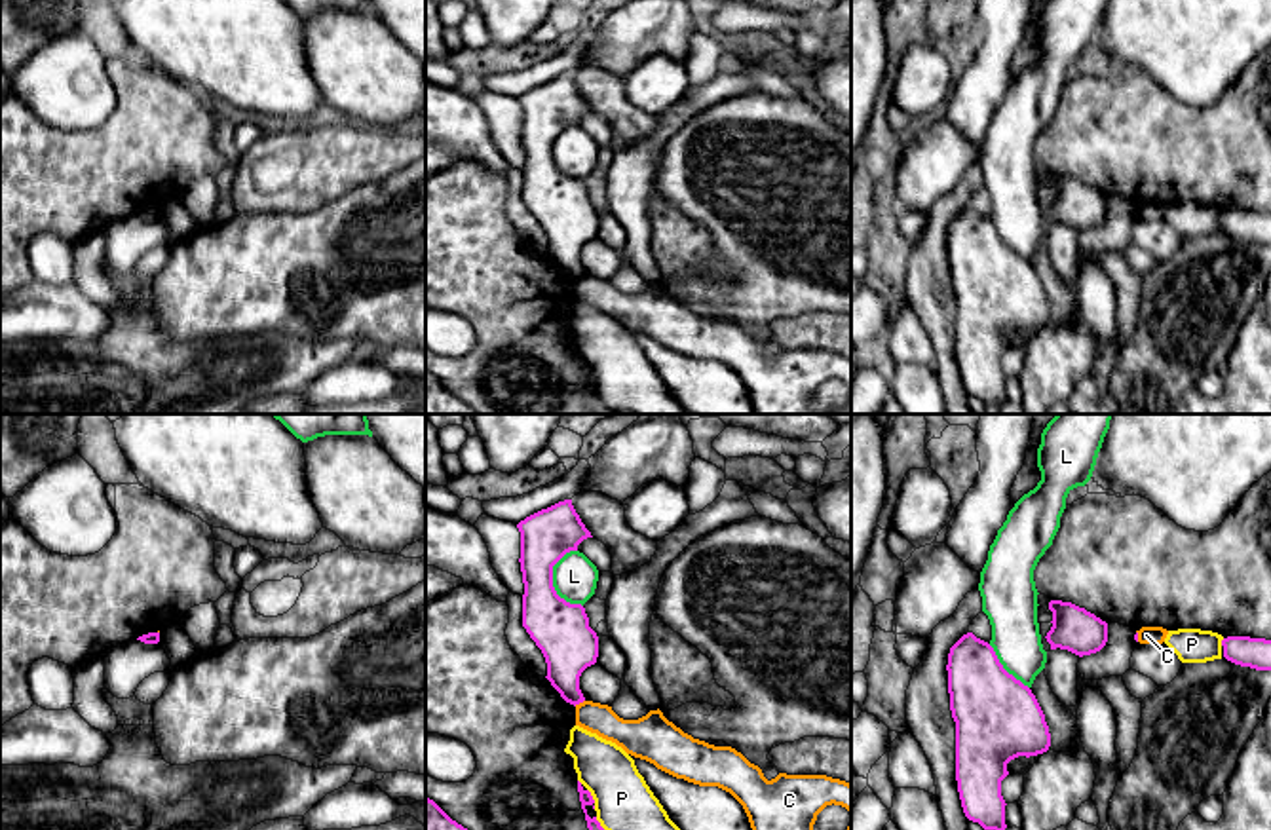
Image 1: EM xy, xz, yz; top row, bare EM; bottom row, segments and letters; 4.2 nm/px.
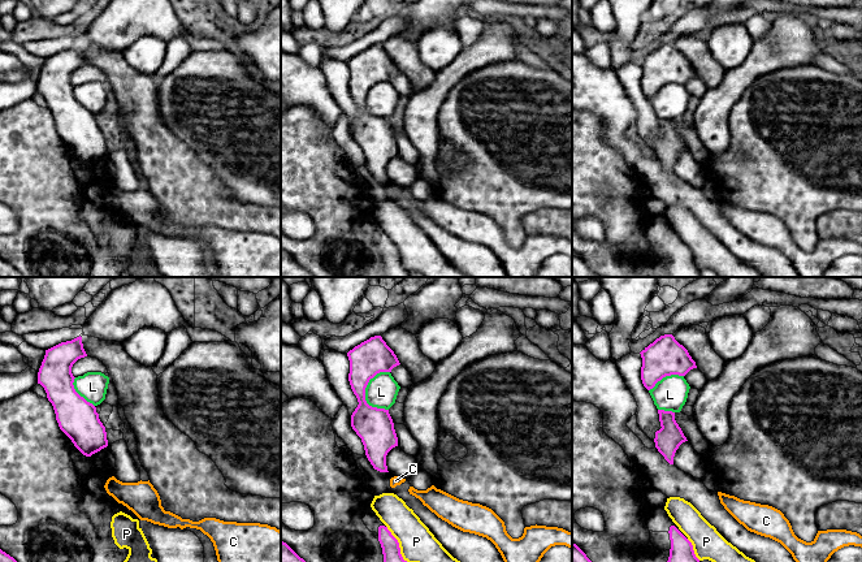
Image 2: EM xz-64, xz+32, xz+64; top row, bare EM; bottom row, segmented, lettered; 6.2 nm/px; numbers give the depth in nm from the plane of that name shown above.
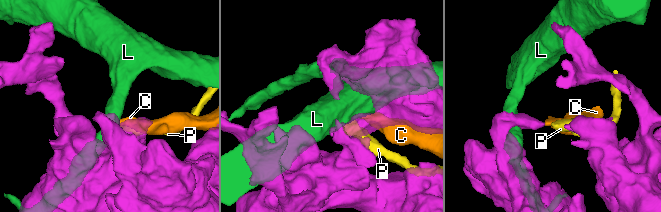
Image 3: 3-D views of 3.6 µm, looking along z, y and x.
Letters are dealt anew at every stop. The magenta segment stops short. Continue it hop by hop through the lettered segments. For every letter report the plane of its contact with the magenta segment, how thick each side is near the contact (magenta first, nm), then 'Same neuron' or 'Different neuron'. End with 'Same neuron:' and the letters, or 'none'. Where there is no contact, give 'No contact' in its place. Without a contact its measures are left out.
C: Touches magenta in xz. Thickness 220 nm (magenta) against 130 nm. Different neuron
L: Touches magenta in xz. Thickness 240 nm (magenta) against 190 nm. Different neuron
P: Touches magenta in xz. Thickness 80 nm (magenta) against 260 nm. Different neuron
Same neuron: none

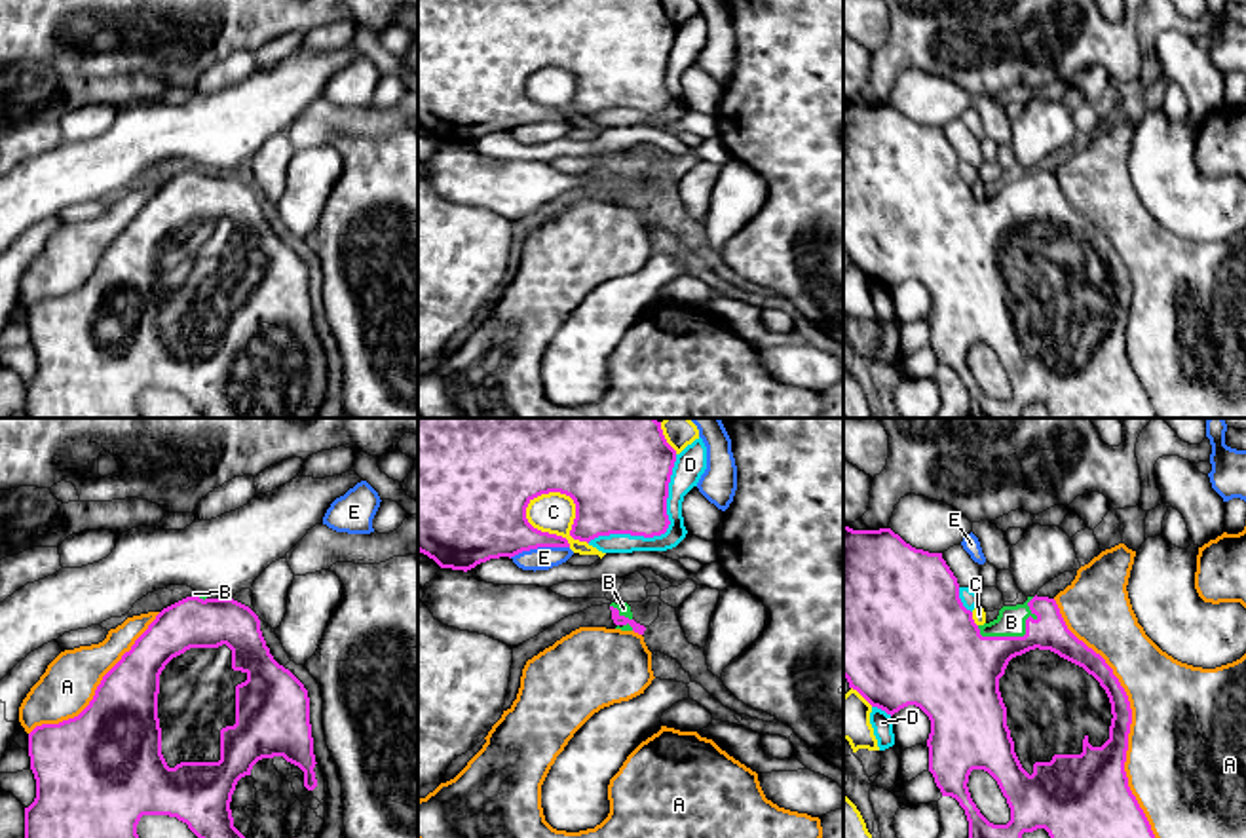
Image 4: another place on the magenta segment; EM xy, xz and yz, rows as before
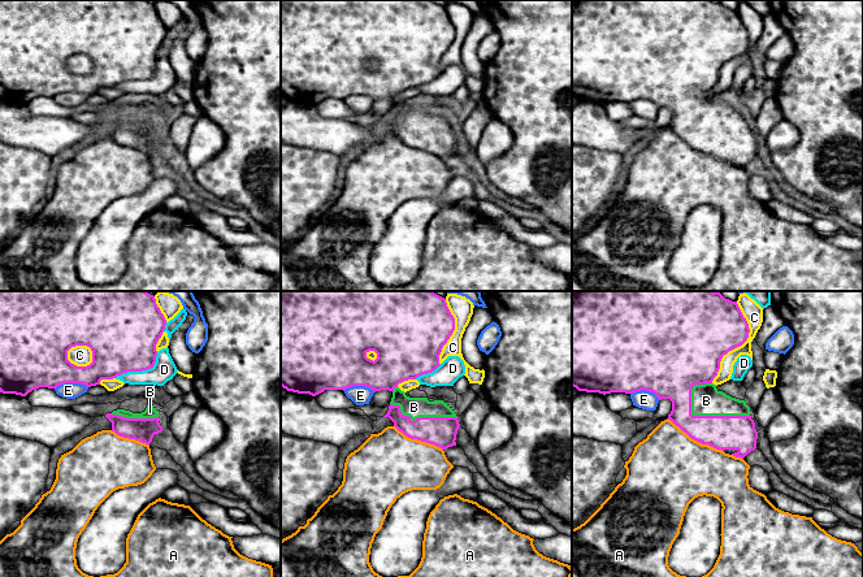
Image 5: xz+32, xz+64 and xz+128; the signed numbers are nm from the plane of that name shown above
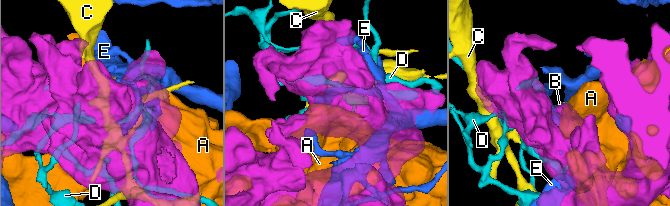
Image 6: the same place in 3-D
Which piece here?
A: Touches magenta in yz. Thickness 190 nm (magenta) against 480 nm. Different neuron
B: Touches magenta in yz. Thickness 300 nm (magenta) against 130 nm. Same neuron
C: Touches magenta in xz. Thickness 440 nm (magenta) against 170 nm. Different neuron
D: Touches magenta in xz. Thickness 380 nm (magenta) against 110 nm. Different neuron
E: Touches magenta in xz. Thickness 340 nm (magenta) against 100 nm. Different neuron
Same neuron: B

